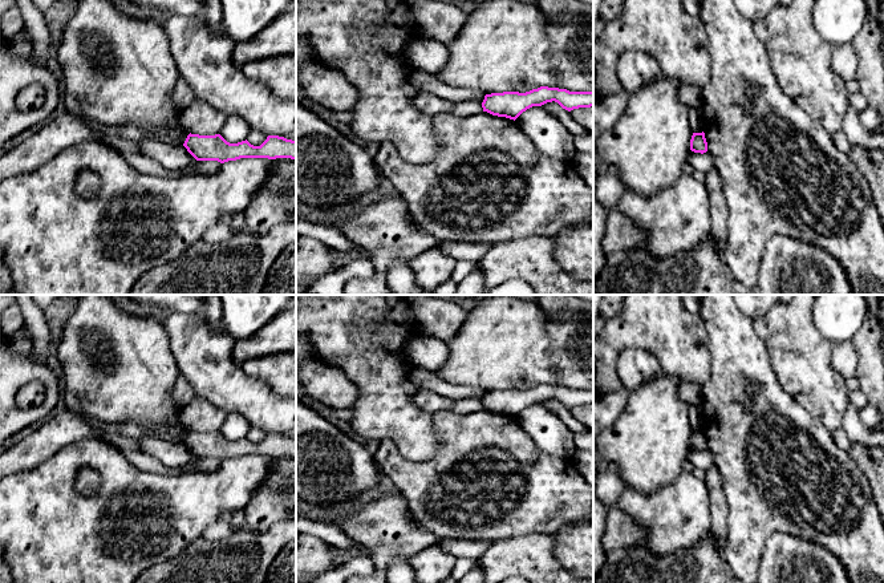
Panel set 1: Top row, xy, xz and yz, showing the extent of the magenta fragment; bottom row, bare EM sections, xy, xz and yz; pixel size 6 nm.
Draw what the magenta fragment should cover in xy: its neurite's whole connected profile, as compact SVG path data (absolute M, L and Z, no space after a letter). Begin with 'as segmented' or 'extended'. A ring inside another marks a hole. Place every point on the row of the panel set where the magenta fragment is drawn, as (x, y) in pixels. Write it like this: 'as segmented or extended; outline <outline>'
as segmented; outline M188 134L183 146L196 161L218 161L220 163L240 158L291 158L296 161L296 141L279 135L268 135L260 146L247 139L230 143L220 134Z

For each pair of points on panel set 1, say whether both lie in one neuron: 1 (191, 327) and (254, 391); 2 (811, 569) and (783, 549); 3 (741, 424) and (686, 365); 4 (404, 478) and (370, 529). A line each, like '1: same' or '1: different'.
1: same
2: same
3: different
4: different

